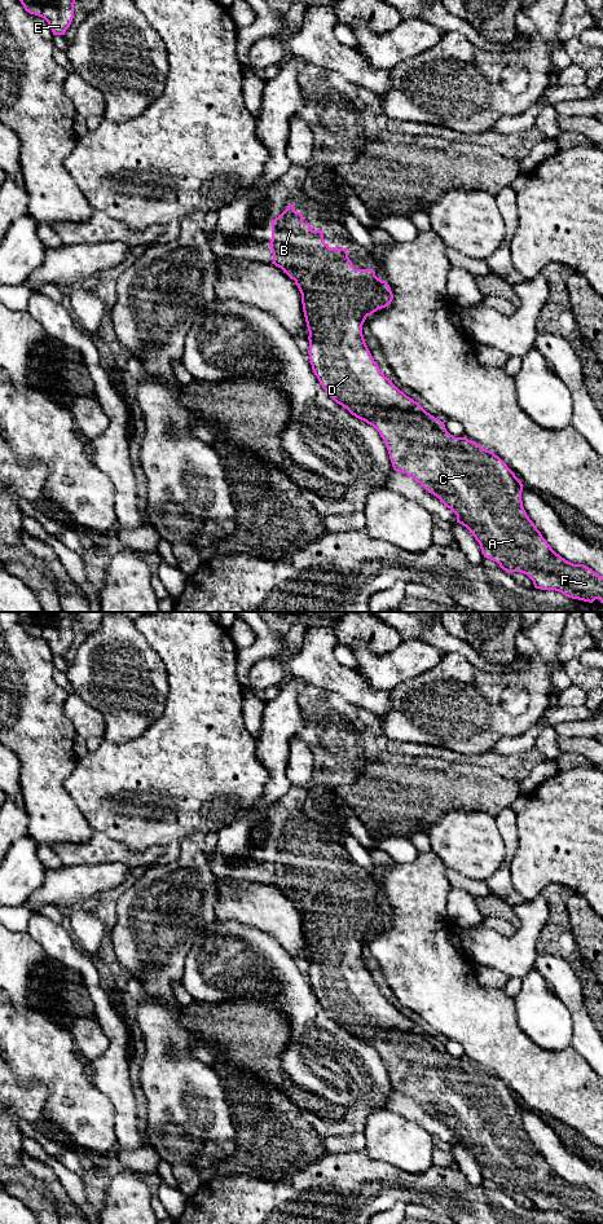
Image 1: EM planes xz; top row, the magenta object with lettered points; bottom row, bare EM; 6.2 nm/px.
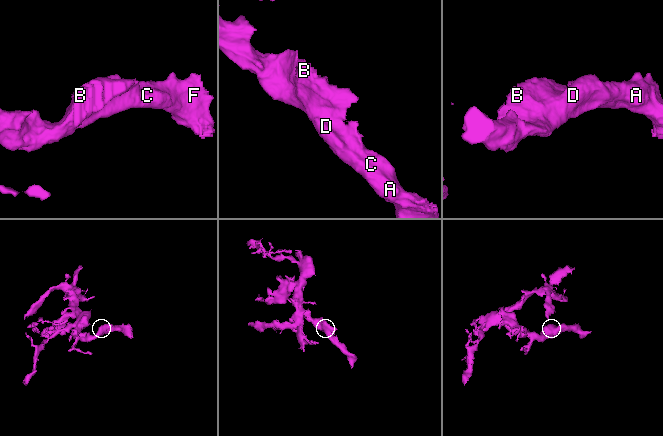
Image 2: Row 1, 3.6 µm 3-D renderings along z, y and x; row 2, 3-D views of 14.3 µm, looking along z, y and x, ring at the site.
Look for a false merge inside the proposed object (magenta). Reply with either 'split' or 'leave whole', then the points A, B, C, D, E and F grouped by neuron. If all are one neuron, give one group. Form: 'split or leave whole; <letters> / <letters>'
leave whole; A B C D E F

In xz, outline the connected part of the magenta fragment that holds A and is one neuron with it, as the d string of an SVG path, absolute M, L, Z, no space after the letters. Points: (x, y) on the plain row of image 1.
M294 825L272 842L272 862L276 888L295 902L300 915L303 933L309 952L309 981L312 991L325 1013L356 1039L373 1047L384 1061L395 1092L417 1101L428 1114L436 1117L457 1136L457 1144L466 1148L479 1163L484 1179L499 1185L509 1193L527 1196L536 1210L555 1211L568 1219L603 1224L603 1198L584 1185L573 1185L556 1175L527 1136L521 1113L523 1105L507 1086L493 1073L481 1069L467 1058L450 1056L444 1043L427 1034L419 1023L400 1012L379 990L362 956L367 937L391 925L393 915L389 906L375 897L373 890L356 890L348 879L347 869L330 869L323 863L322 851L312 851Z

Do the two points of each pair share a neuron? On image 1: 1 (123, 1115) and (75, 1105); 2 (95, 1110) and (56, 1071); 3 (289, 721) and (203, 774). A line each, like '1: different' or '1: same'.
1: different
2: same
3: different

